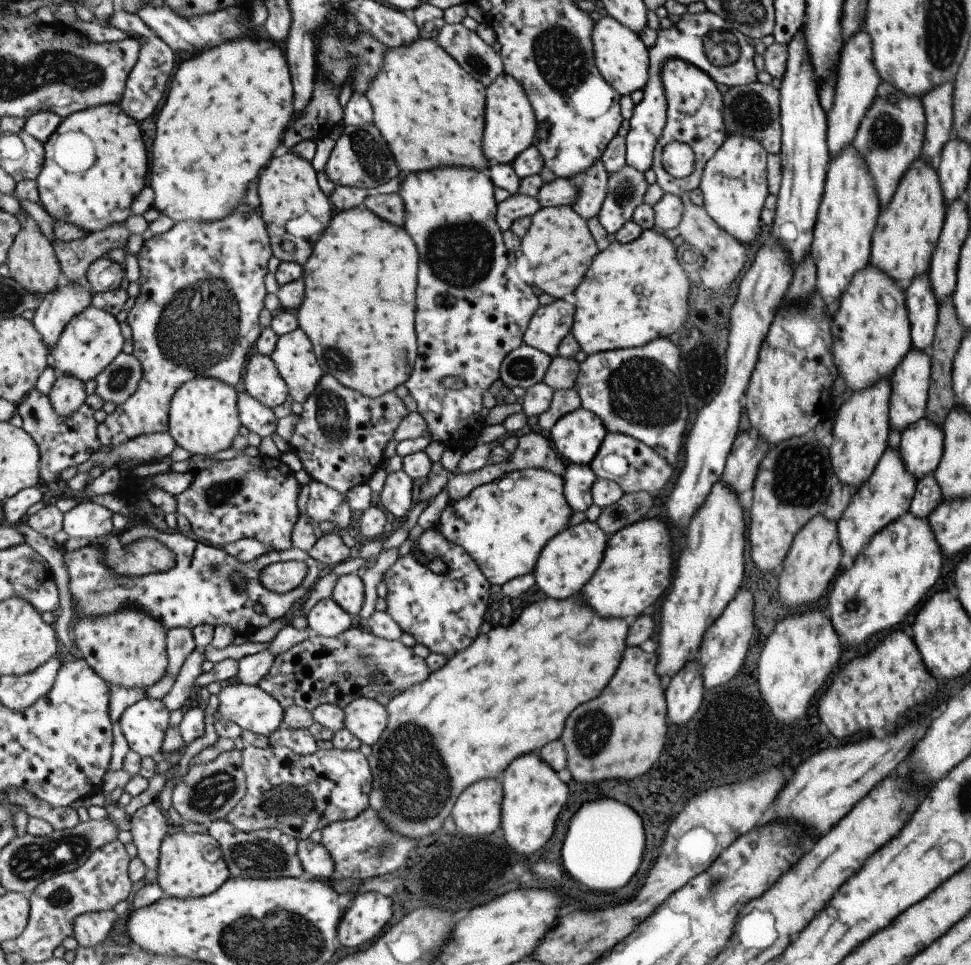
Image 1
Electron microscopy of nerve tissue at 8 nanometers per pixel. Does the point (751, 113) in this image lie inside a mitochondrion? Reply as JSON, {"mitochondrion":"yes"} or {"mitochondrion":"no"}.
{"mitochondrion":"yes"}

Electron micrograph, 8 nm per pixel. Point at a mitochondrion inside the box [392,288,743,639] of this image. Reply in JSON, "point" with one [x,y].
{"point":[644,396]}

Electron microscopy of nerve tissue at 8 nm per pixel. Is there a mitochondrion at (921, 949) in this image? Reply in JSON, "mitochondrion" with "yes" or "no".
{"mitochondrion":"no"}

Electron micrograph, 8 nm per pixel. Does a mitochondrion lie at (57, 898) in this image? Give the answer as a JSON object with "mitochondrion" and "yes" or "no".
{"mitochondrion":"yes"}

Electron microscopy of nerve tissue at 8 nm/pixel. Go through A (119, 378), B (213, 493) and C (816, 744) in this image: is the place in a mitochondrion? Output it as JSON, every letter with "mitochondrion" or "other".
{"A":"mitochondrion","B":"mitochondrion","C":"other"}

